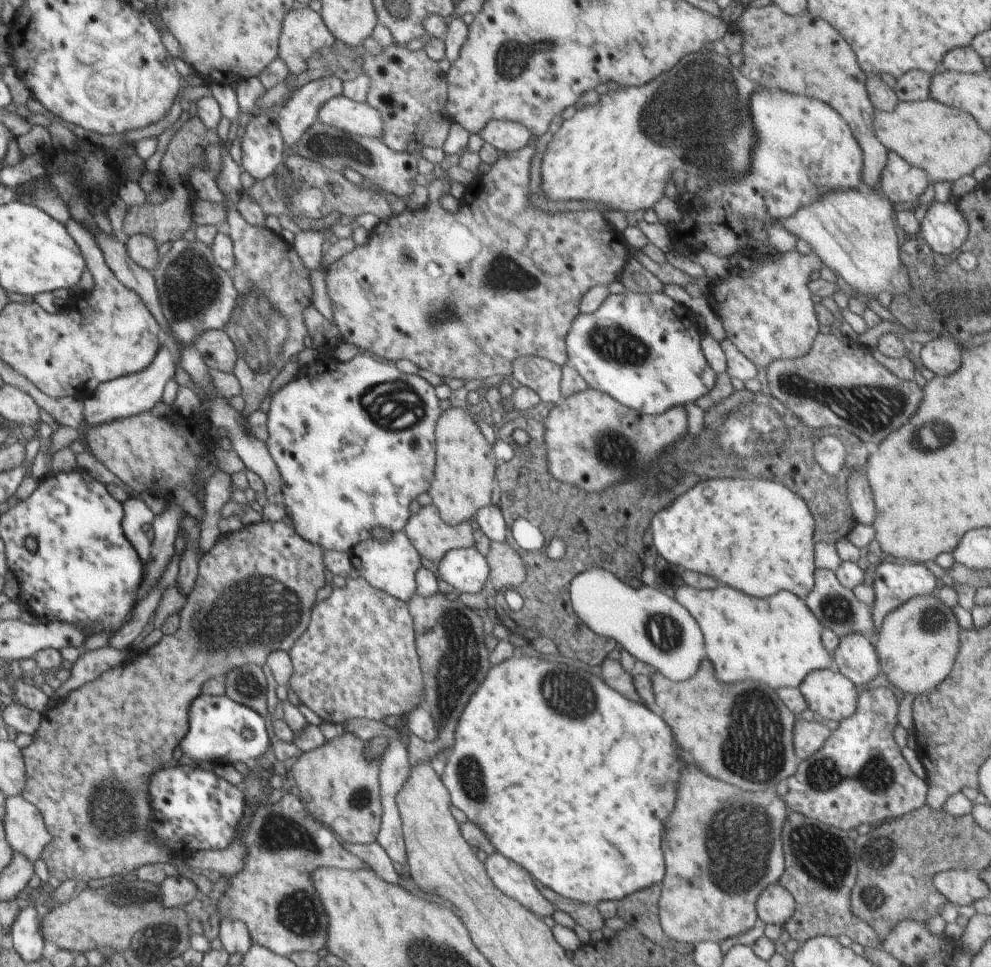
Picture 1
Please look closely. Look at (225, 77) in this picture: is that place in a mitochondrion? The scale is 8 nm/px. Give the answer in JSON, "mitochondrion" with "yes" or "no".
{"mitochondrion":"no"}

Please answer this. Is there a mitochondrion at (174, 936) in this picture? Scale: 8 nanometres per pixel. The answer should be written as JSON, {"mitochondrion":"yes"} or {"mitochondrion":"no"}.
{"mitochondrion":"no"}

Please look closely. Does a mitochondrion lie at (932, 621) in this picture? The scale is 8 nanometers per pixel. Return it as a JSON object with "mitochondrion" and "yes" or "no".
{"mitochondrion":"yes"}

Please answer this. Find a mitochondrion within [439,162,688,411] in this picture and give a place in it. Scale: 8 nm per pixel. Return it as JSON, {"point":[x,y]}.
{"point":[607,343]}

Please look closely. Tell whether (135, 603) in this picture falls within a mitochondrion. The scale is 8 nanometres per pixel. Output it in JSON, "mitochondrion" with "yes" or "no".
{"mitochondrion":"no"}

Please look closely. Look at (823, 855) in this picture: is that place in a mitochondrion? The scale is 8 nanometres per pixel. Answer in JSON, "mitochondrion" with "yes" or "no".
{"mitochondrion":"yes"}

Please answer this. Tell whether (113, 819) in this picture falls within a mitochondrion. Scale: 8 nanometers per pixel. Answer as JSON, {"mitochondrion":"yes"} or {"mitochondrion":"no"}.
{"mitochondrion":"yes"}

